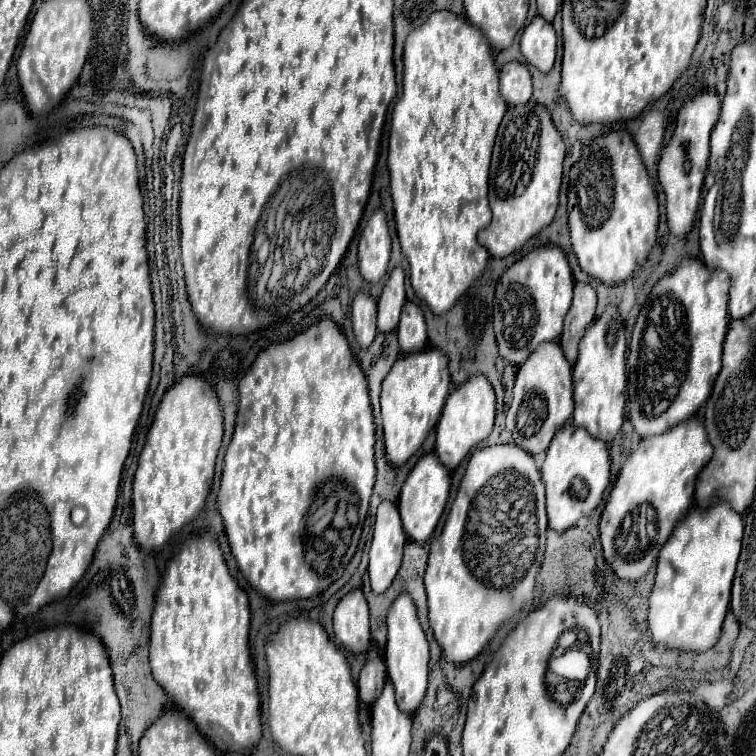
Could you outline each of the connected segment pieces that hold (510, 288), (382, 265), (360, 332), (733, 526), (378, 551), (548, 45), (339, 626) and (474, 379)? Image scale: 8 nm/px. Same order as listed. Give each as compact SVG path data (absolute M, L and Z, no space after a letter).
M547 244L533 248L527 256L509 266L499 278L493 300L493 326L501 358L519 366L541 342L559 340L571 298L573 276L559 246Z
M379 208L367 220L359 236L359 270L363 280L375 284L387 272L391 254L391 238L385 212Z
M357 292L351 304L351 318L353 318L353 332L361 348L367 348L375 334L377 334L377 302L365 292Z
M717 500L705 510L693 508L683 520L677 522L673 534L669 536L669 542L665 542L665 546L659 552L655 586L649 596L647 620L655 642L665 644L667 648L705 652L719 640L721 624L727 614L731 598L731 580L741 552L741 536L743 536L743 520L725 500Z
M383 500L375 516L373 540L369 548L369 568L367 568L371 588L375 594L383 594L391 586L401 566L405 542L407 536L399 520L397 504Z
M535 16L523 30L519 48L529 64L533 64L539 72L549 72L553 68L557 50L557 36L553 26L545 18Z
M351 590L339 600L333 614L333 632L337 642L355 654L369 648L369 610L361 590Z
M475 374L467 382L463 382L459 388L455 388L443 406L441 418L437 422L437 444L435 454L441 458L441 464L445 464L449 470L457 468L461 460L469 454L471 448L475 448L479 442L483 442L493 428L495 420L495 392L493 386L487 382L485 376Z

